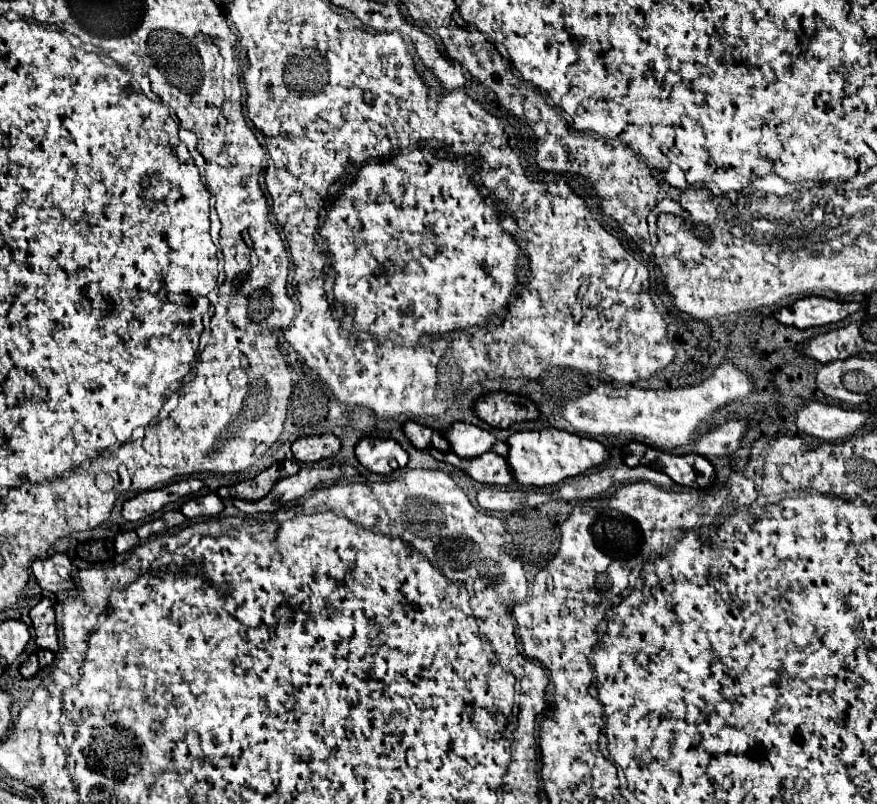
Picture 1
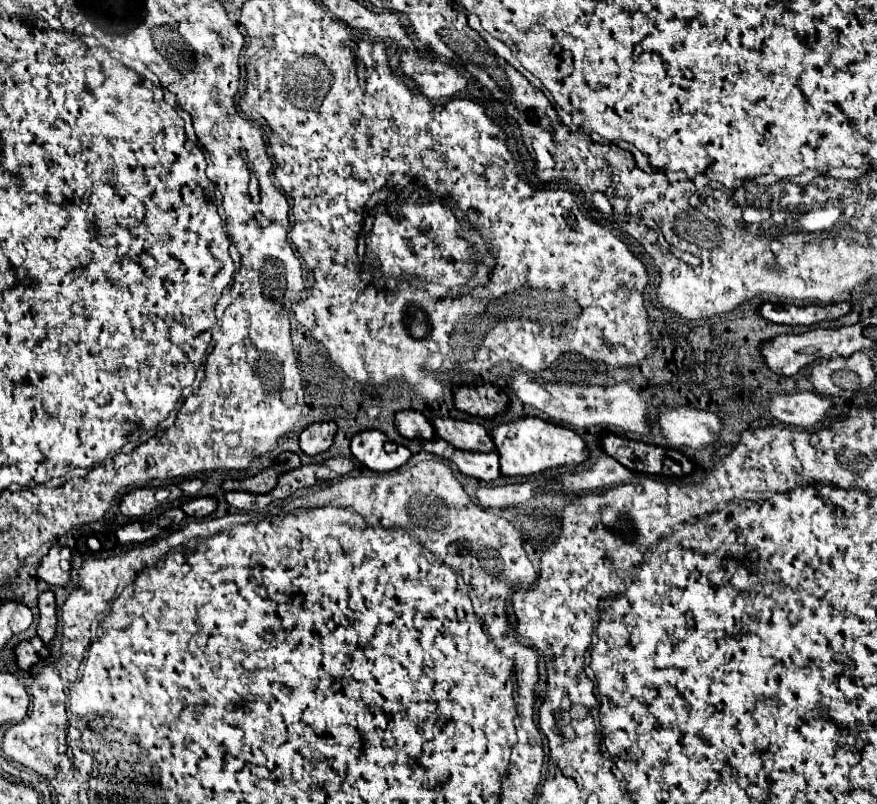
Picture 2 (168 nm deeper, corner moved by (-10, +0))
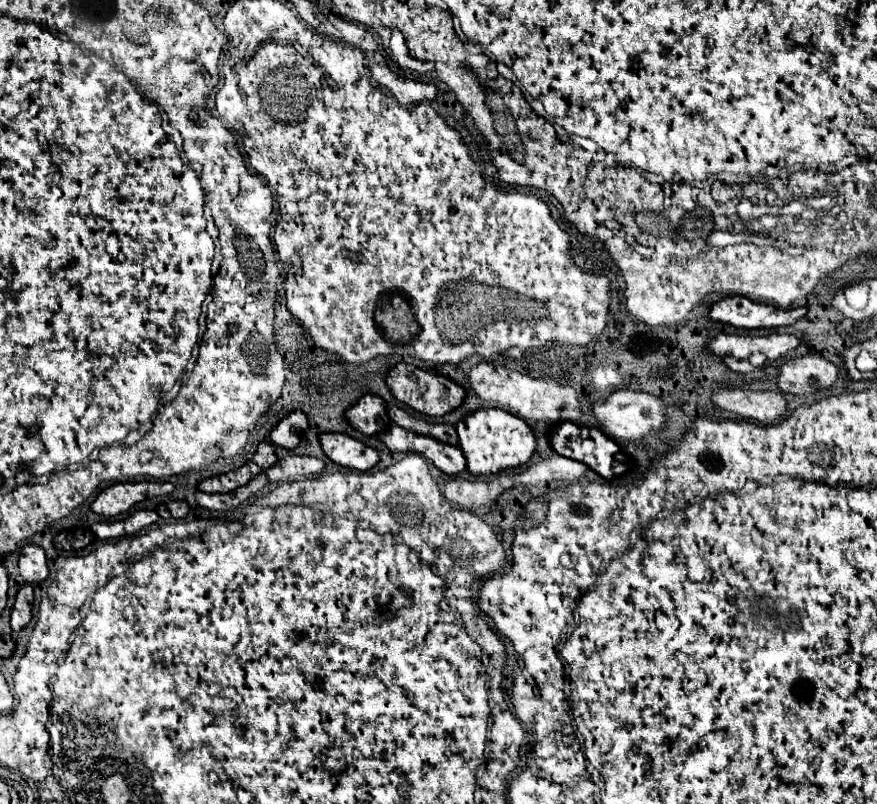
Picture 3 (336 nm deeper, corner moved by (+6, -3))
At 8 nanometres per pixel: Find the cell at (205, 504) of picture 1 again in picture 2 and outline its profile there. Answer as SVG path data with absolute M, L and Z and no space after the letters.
M194 498L182 506L182 510L192 518L206 518L218 508L216 498Z

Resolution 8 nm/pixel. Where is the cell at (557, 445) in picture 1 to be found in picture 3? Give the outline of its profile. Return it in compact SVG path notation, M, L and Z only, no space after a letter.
M502 409L474 411L460 419L454 427L460 439L458 447L462 449L462 455L466 459L466 471L470 471L472 475L488 475L498 473L506 467L518 467L526 463L536 451L536 439L532 429L520 417Z

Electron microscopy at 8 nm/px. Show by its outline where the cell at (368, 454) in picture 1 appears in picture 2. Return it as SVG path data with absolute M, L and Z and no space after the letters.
M366 430L366 432L360 432L352 438L352 454L356 456L358 462L362 462L364 466L368 466L370 470L374 472L390 472L390 470L396 470L400 466L404 466L408 460L410 460L410 450L406 446L396 446L396 450L388 450L388 440L386 440L386 434L380 432L380 430Z

